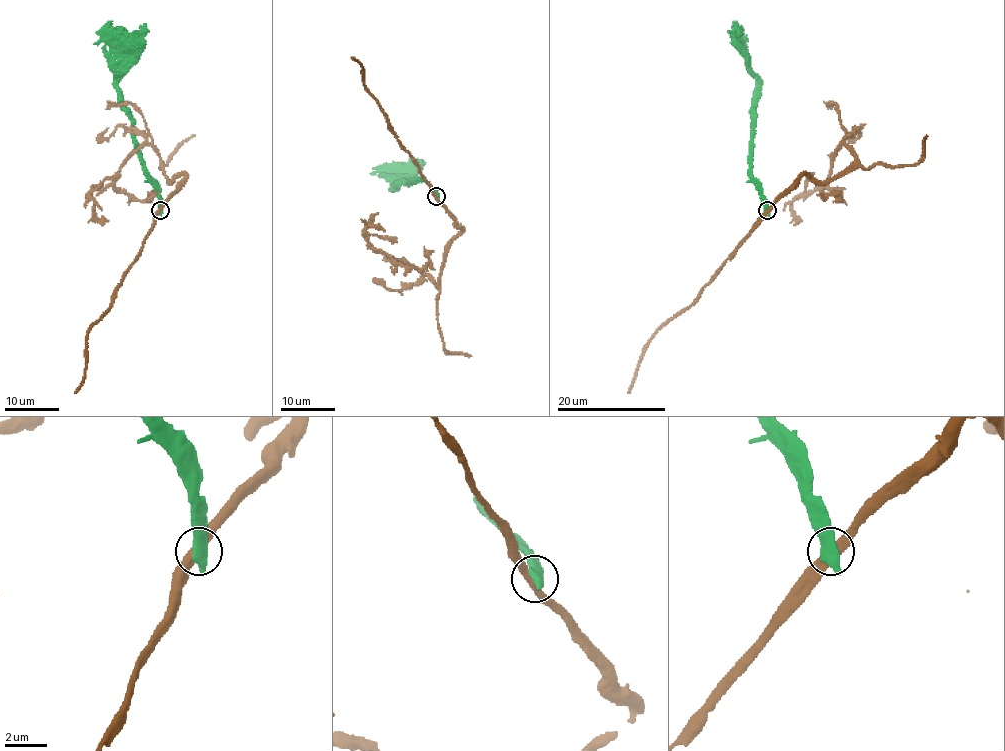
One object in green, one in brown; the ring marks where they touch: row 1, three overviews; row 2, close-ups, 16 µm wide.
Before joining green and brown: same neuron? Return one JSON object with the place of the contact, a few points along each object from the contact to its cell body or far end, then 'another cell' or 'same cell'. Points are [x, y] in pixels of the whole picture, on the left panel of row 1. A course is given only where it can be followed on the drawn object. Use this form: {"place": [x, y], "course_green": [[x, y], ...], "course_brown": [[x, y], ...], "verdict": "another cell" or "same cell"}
{"place": [160, 210], "course_green": [[160, 210], [158, 185], [149, 174], [132, 130], [130, 110], [118, 86], [128, 52], [146, 24]], "course_brown": [[160, 210], [184, 175], [168, 179], [160, 155], [142, 145], [112, 180], [89, 194], [95, 214], [108, 221]], "verdict": "another cell"}

